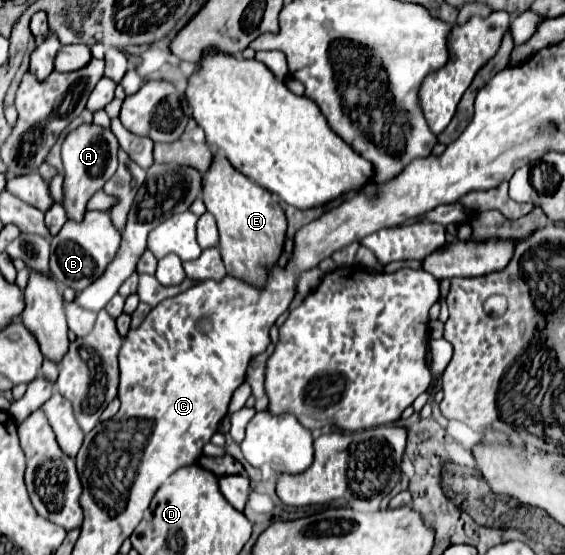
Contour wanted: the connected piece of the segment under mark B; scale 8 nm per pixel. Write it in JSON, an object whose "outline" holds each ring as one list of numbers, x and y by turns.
{"outline":[[87,210,81,222,67,220,63,228,51,238,51,262,49,262,51,274,63,286,83,290,85,286,89,286,89,282,93,282,93,278,99,278,103,274,105,266,115,258,119,244,121,236,111,224,109,212]]}

